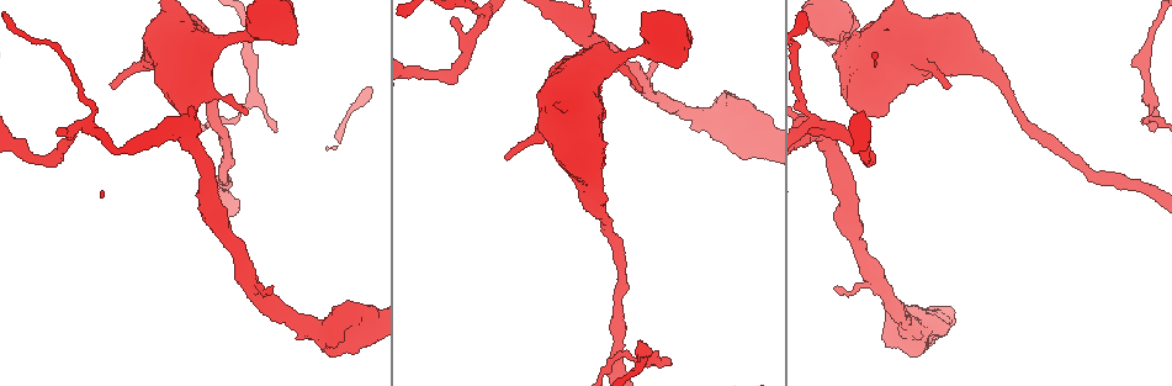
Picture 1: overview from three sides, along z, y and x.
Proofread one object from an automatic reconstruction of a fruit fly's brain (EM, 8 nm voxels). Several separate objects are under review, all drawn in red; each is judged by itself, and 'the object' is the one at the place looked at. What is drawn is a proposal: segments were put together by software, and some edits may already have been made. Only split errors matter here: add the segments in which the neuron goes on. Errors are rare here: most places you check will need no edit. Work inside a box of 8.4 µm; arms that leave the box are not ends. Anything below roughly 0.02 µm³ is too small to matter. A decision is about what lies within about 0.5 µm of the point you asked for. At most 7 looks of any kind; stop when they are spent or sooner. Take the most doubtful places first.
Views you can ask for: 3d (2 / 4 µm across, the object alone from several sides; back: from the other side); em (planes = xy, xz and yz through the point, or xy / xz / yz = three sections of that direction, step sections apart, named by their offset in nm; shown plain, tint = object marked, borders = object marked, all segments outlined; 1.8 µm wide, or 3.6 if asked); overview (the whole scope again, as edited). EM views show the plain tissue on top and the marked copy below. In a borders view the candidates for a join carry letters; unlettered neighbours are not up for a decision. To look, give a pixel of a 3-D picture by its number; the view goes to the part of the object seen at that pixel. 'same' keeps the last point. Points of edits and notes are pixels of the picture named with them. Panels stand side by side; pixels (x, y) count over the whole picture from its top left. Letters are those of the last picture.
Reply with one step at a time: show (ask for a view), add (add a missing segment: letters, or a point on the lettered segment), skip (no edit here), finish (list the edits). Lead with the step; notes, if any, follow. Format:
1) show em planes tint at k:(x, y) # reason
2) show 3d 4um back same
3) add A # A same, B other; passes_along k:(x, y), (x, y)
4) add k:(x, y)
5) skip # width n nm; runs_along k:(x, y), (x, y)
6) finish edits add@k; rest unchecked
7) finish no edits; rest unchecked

show em xy step 4 borders at 1:(1152, 129) # branch stops here

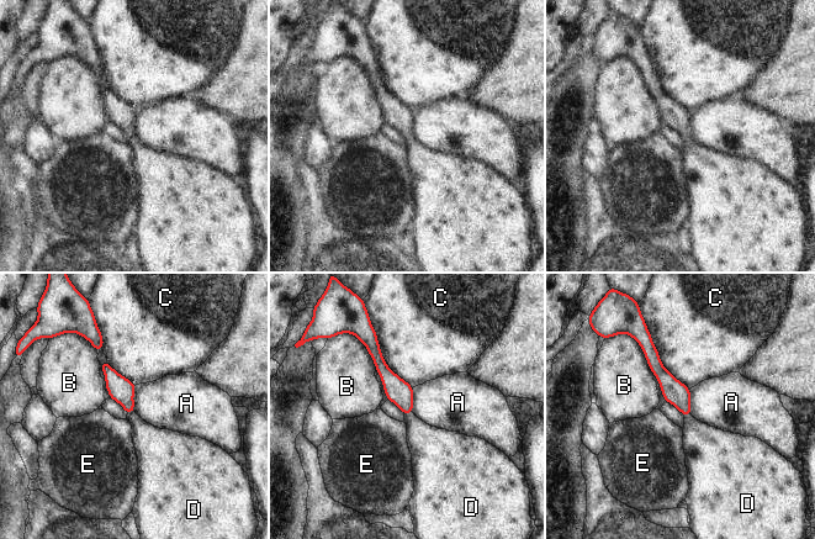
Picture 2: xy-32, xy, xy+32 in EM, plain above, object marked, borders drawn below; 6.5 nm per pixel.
add D # A other, B other, C other, D same, E other; passes_along 2:(398, 391), (408, 412), (428, 444); the neuron continues

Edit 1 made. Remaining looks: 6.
show overview # see it whole again

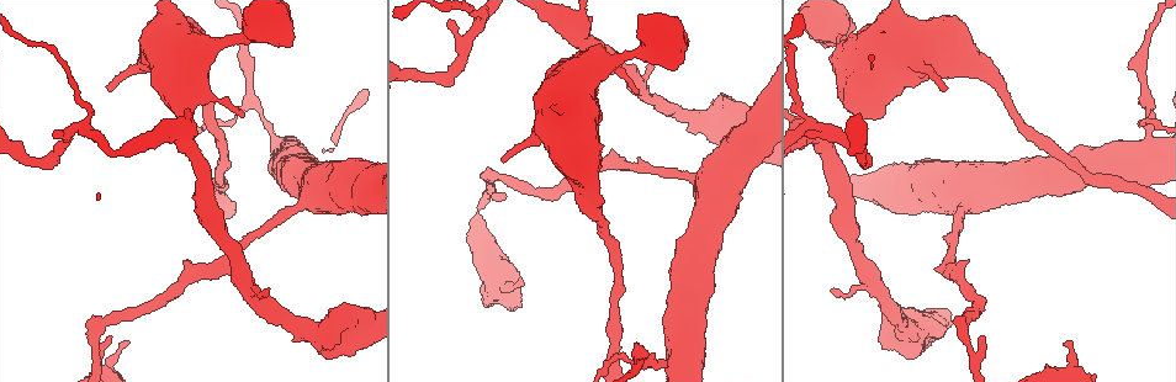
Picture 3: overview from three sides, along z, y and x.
show em planes borders at 3:(242, 114) # thin end

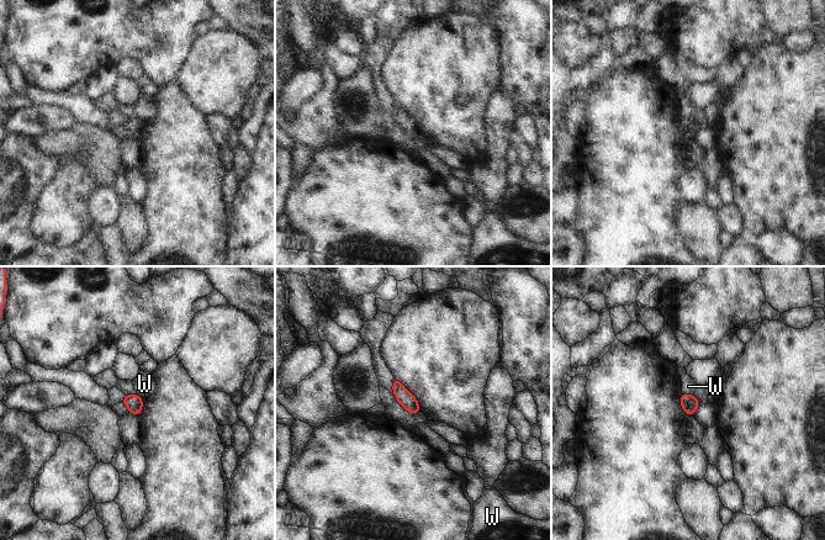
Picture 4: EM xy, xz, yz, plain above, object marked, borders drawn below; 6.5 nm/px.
skip # W other; border 4:(682, 392), (692, 395); no lettered segment goes on from it

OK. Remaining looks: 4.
show 3d 2um at 3:(504, 154) # an open end

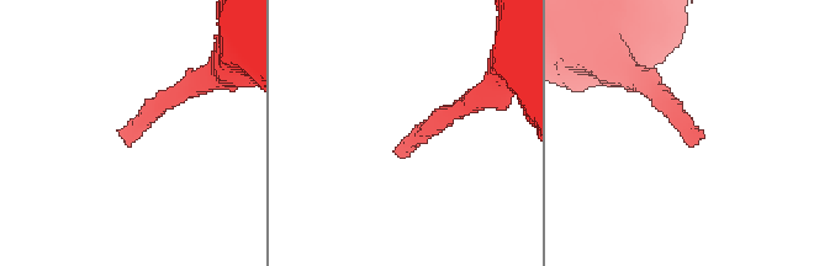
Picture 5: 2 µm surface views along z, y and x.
show em planes borders at 5:(128, 145)

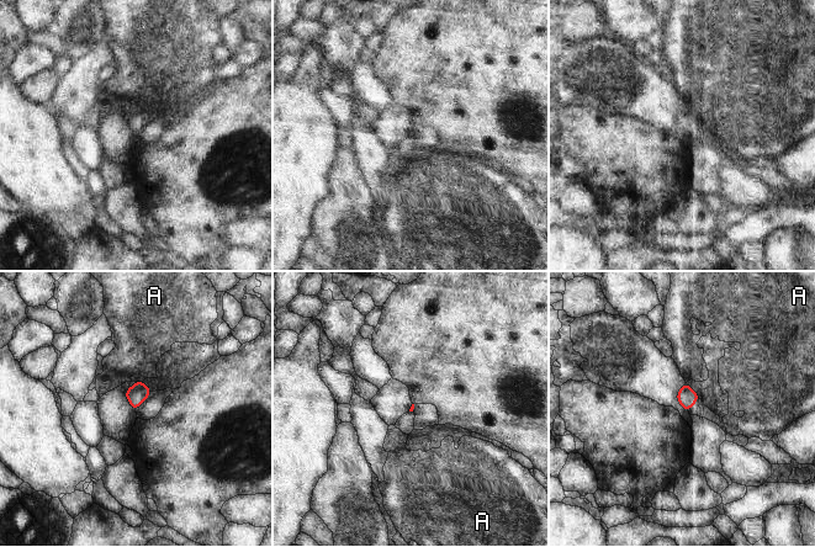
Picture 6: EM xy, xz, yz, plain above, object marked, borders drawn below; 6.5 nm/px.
skip # A other; border 6:(142, 380), (136, 382); none of them fits

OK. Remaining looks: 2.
finish edits add@2; rest unchecked

